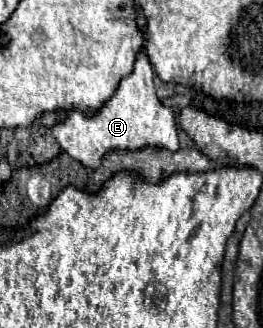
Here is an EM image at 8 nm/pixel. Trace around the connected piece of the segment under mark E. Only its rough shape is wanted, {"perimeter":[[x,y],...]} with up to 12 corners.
{"perimeter":[[147,56],[95,116],[53,126],[89,170],[109,152],[179,150]]}

